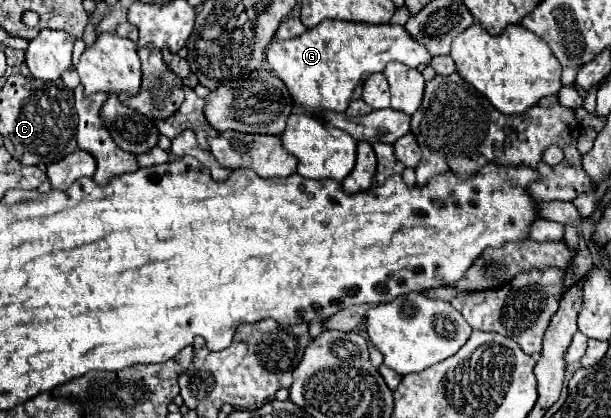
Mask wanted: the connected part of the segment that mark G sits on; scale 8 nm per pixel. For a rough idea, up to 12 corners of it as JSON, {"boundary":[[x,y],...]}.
{"boundary":[[327,19],[266,59],[302,109],[342,113],[390,61],[428,57],[400,25]]}

